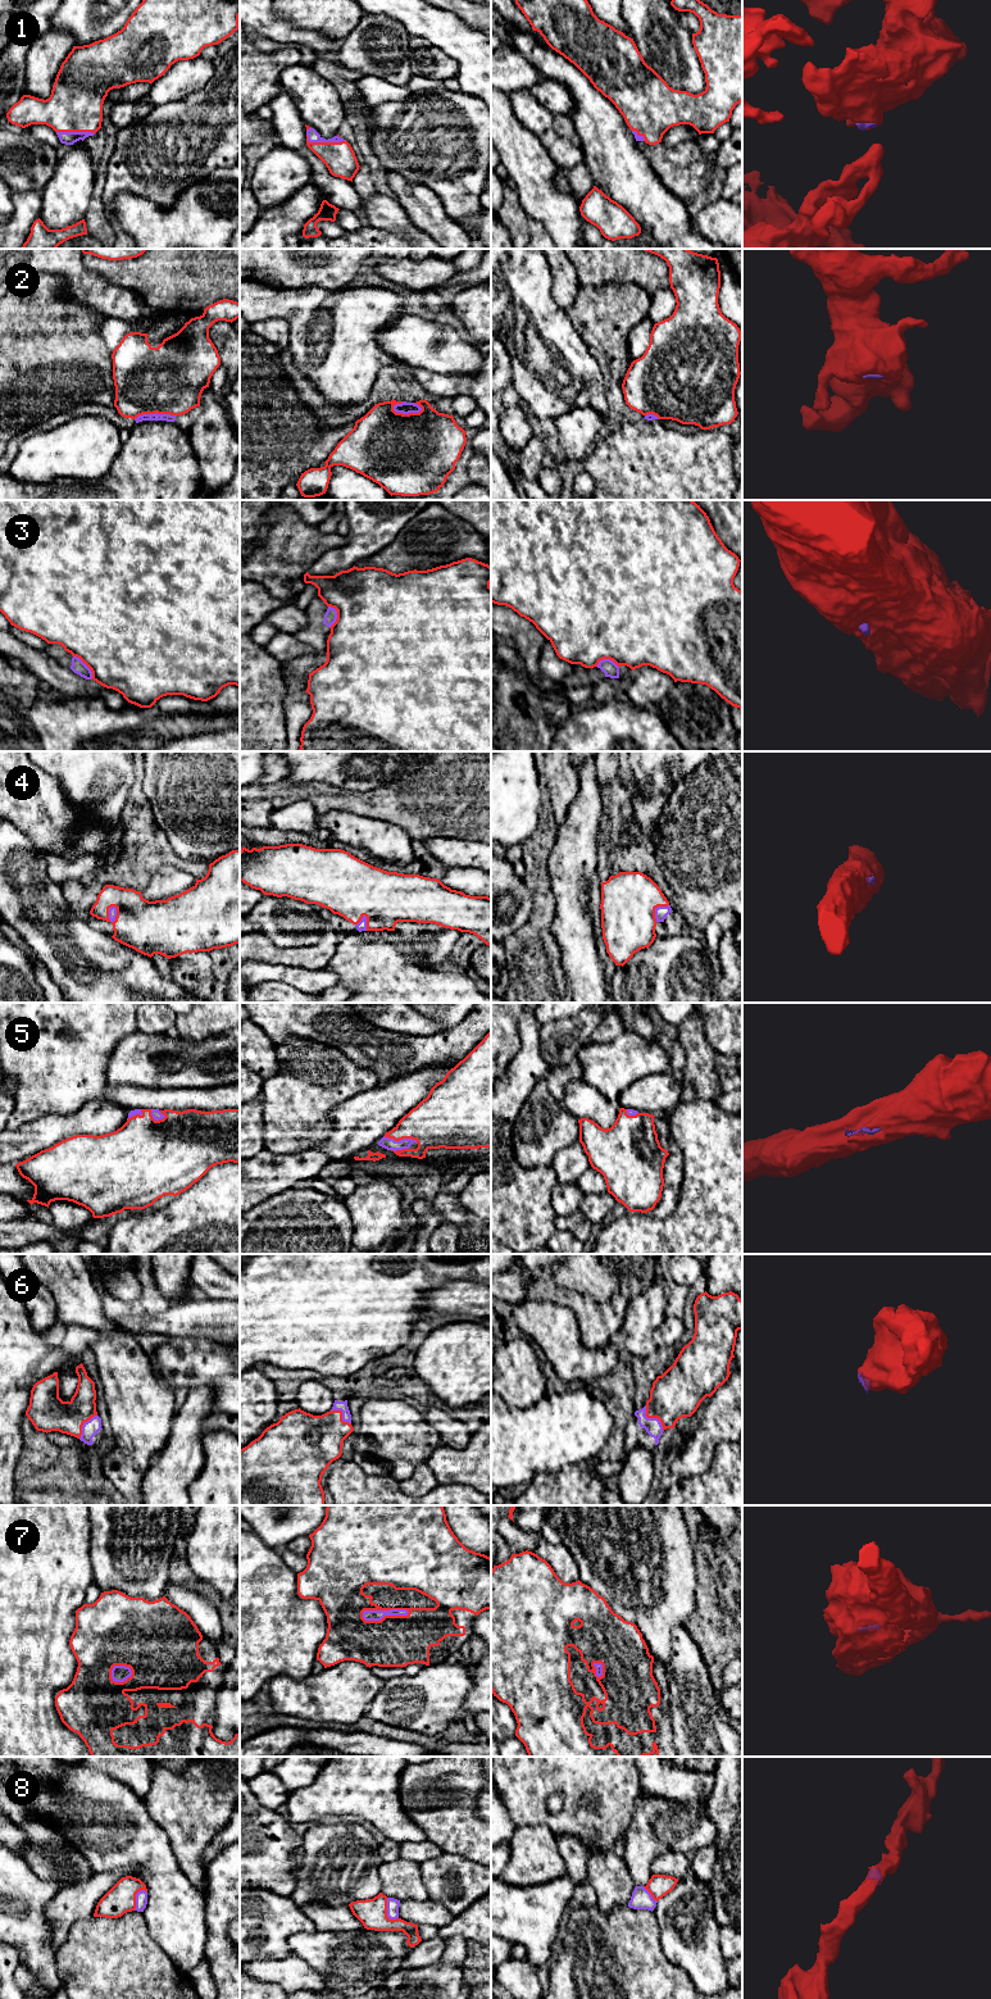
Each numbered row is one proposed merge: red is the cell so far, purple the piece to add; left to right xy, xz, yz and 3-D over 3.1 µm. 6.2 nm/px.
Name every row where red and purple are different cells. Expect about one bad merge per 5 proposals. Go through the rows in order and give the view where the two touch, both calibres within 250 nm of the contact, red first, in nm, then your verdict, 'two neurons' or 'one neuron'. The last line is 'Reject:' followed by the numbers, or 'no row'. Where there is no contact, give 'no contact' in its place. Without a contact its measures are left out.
1: contact in xz; calibres 200 and 80 nm; one neuron
2: contact in xz; calibres 500 and 80 nm; two neurons
3: contact in xy; calibres 500 and 90 nm; two neurons
4: contact in xy; calibres 320 and 50 nm; one neuron
5: contact in xz; calibres 320 and 80 nm; one neuron
6: contact in yz; calibres 300 and 110 nm; one neuron
7: contact in xz; calibres 320 and 60 nm; one neuron
8: contact in xz; calibres 180 and 80 nm; one neuron
Reject: 2, 3

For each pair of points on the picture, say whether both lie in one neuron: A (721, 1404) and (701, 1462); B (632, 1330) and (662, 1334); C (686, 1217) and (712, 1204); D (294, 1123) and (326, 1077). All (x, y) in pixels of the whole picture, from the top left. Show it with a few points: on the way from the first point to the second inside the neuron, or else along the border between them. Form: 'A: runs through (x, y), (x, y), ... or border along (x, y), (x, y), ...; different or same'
A: runs through (721, 1418), (704, 1439), (701, 1448); same
B: border along (666, 1316), (654, 1332), (654, 1341), (658, 1349); different
C: runs through (692, 1217), (699, 1217), (705, 1211); same
D: runs through (294, 1112), (314, 1089); same

